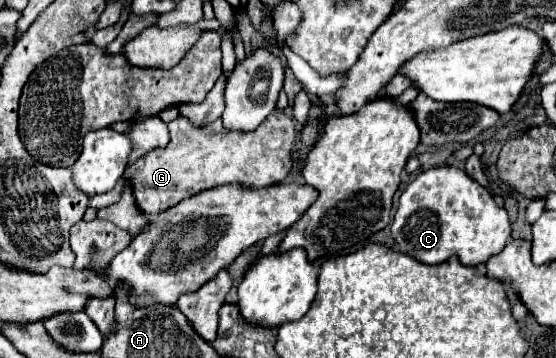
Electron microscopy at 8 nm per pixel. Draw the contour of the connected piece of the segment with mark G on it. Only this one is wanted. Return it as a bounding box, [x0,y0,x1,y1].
[88,110,296,214]

